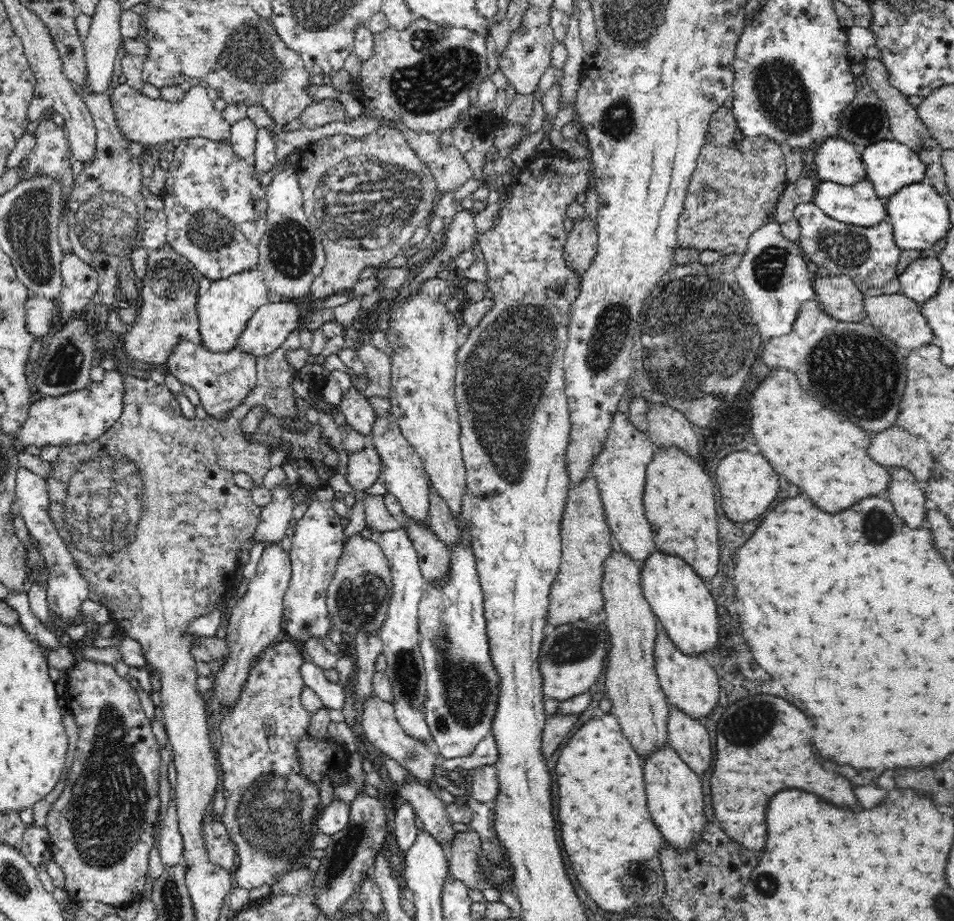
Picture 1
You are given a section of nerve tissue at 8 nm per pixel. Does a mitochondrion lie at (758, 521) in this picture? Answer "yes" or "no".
no

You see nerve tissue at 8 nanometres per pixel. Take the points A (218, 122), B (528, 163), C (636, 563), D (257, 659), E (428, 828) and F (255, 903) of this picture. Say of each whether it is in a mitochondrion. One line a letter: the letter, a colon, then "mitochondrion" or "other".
A: other
B: other
C: other
D: other
E: other
F: other

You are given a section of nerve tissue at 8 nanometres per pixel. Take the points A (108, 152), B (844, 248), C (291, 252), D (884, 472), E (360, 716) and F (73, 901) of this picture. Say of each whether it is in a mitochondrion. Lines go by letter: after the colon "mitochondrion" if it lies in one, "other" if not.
A: other
B: mitochondrion
C: mitochondrion
D: other
E: other
F: other

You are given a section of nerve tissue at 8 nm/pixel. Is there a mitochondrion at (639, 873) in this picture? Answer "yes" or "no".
no

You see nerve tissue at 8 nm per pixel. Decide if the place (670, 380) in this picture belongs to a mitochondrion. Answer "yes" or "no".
yes

